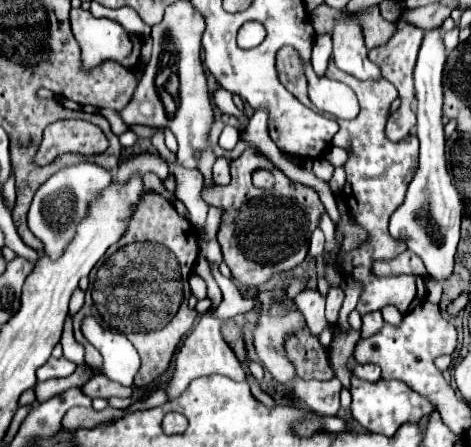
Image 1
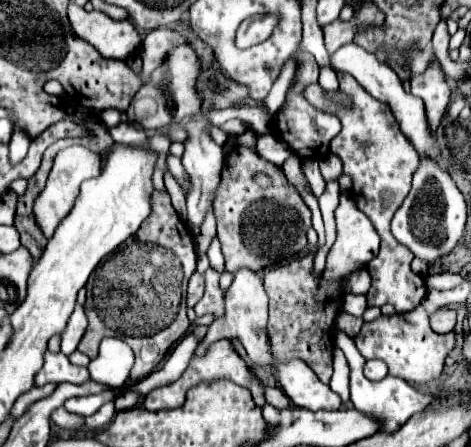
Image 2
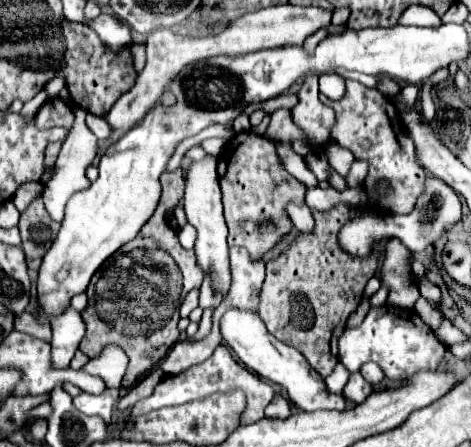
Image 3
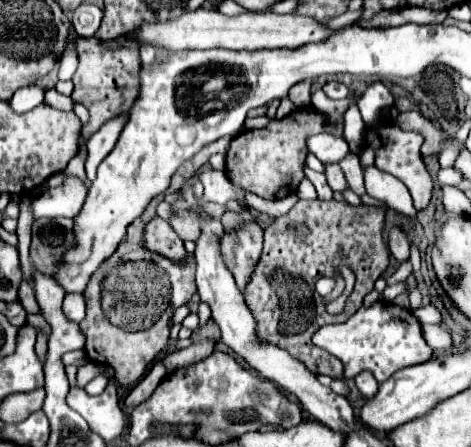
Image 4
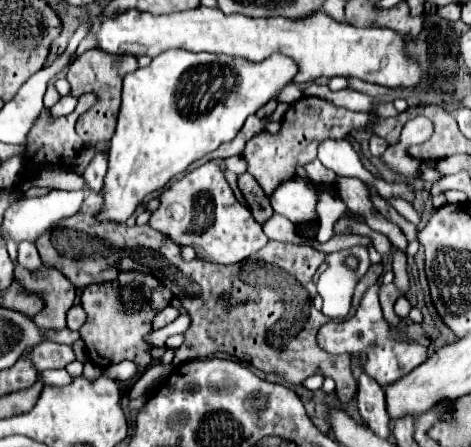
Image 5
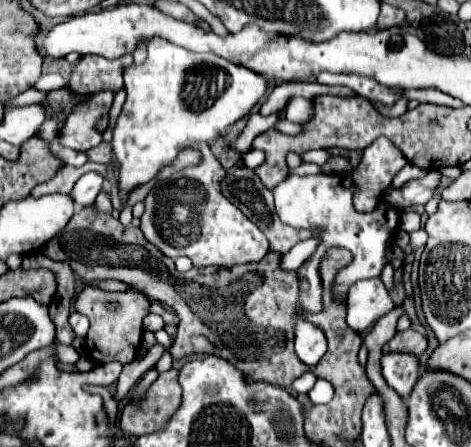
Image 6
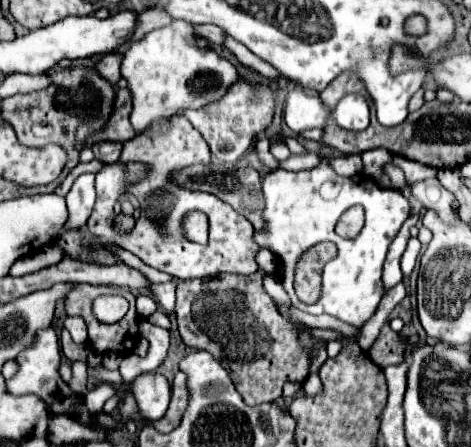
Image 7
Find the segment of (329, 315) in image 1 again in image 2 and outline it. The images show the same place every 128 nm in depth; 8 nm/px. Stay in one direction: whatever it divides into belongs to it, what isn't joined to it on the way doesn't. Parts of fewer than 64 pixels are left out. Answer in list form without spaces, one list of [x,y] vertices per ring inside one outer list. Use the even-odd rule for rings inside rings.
[[[342,194],[340,198],[340,206],[336,208],[336,242],[330,248],[328,260],[326,260],[326,276],[348,276],[350,272],[358,270],[360,266],[366,266],[368,260],[376,258],[376,248],[380,244],[380,236],[378,232],[372,228],[372,222],[364,216],[364,212],[356,206],[356,202],[352,200],[352,196]]]

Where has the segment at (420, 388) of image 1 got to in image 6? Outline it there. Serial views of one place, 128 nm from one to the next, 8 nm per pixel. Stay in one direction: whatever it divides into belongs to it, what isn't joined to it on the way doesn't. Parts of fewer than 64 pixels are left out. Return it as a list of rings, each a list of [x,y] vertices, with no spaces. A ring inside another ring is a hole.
[[[380,278],[356,282],[350,288],[346,306],[348,306],[346,322],[358,334],[364,334],[376,322],[376,318],[384,316],[394,308],[392,298],[388,296]],[[384,354],[382,374],[390,388],[406,400],[418,380],[418,358],[412,354]]]

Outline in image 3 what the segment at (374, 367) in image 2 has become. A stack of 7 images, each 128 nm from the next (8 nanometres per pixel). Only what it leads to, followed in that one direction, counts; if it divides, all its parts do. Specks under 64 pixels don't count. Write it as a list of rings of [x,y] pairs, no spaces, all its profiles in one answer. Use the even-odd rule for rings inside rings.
[[[368,362],[368,364],[364,364],[362,368],[360,368],[360,374],[370,382],[370,384],[380,384],[382,380],[384,380],[384,374],[382,374],[382,370],[374,364],[374,362]]]

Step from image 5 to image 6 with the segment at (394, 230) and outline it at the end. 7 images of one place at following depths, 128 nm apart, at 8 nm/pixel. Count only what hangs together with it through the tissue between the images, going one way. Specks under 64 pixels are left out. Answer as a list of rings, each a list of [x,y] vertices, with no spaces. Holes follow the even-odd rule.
[[[388,138],[374,140],[352,172],[354,182],[360,186],[360,192],[354,196],[354,208],[358,212],[372,210],[380,200],[380,192],[388,190],[394,174],[406,164],[408,160]]]

